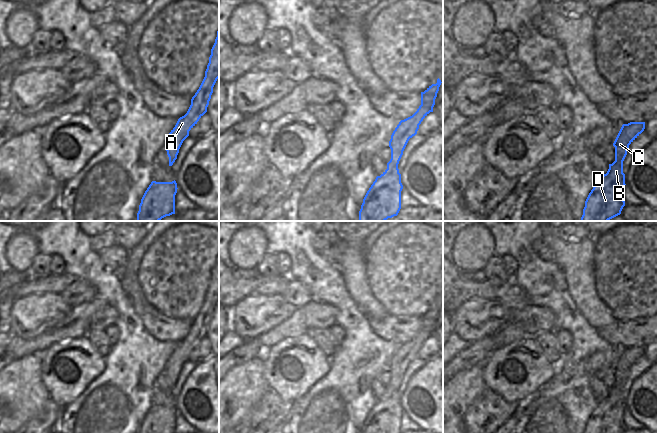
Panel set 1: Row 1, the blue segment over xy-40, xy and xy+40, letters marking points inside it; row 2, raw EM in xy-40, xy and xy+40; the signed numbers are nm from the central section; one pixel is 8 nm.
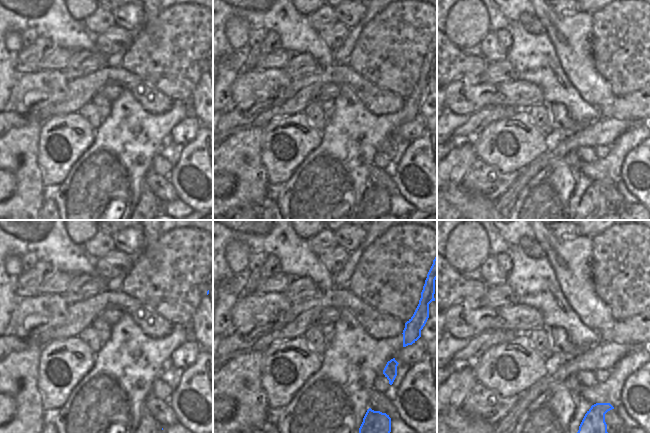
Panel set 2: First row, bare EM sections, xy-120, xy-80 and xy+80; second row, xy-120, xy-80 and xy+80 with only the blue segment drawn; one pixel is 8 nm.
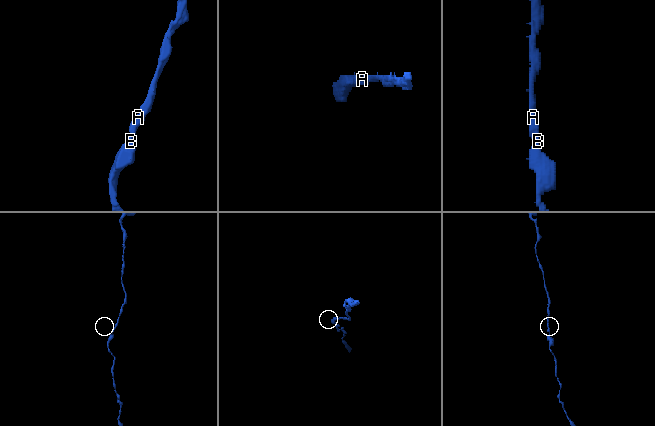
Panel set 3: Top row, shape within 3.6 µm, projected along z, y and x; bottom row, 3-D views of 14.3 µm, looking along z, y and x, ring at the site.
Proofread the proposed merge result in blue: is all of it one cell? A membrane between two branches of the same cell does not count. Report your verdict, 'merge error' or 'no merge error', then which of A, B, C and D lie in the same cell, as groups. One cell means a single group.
no merge error; groups A B C D

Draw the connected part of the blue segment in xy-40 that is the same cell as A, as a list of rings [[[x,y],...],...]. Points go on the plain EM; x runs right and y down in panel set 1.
[[[219,253],[215,267],[211,273],[209,287],[205,295],[205,301],[191,323],[191,329],[187,337],[180,341],[175,351],[169,357],[165,365],[165,373],[169,381],[169,390],[172,390],[183,365],[189,360],[189,355],[197,348],[199,343],[207,336],[207,331],[213,317],[213,311],[219,302]]]

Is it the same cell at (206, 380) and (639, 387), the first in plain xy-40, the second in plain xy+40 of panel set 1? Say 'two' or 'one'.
one

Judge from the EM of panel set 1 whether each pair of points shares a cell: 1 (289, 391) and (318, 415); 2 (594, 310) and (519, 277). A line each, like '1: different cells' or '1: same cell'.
1: different cells
2: different cells

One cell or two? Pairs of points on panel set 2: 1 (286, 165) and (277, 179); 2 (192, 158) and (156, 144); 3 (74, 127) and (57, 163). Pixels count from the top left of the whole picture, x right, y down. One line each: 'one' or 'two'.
1: one
2: two
3: one

